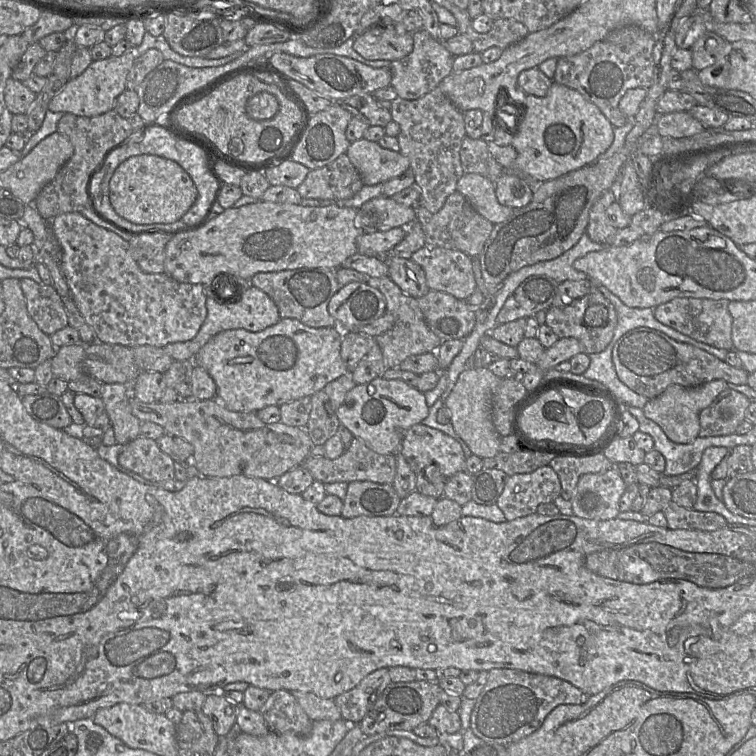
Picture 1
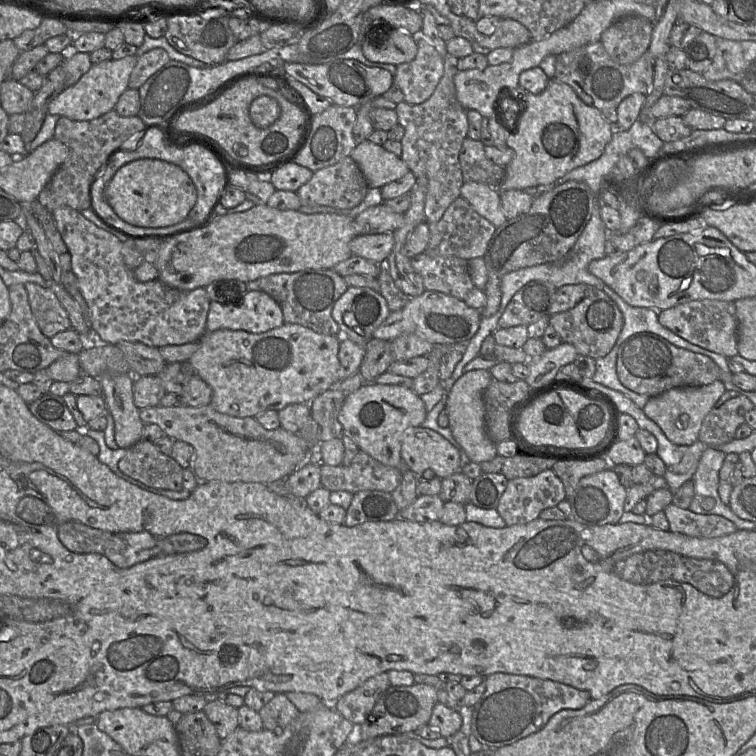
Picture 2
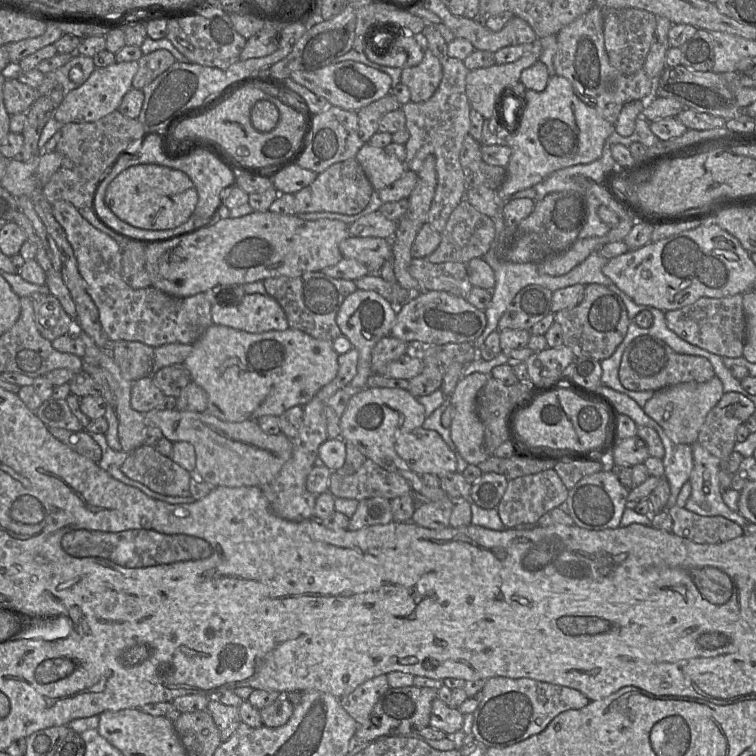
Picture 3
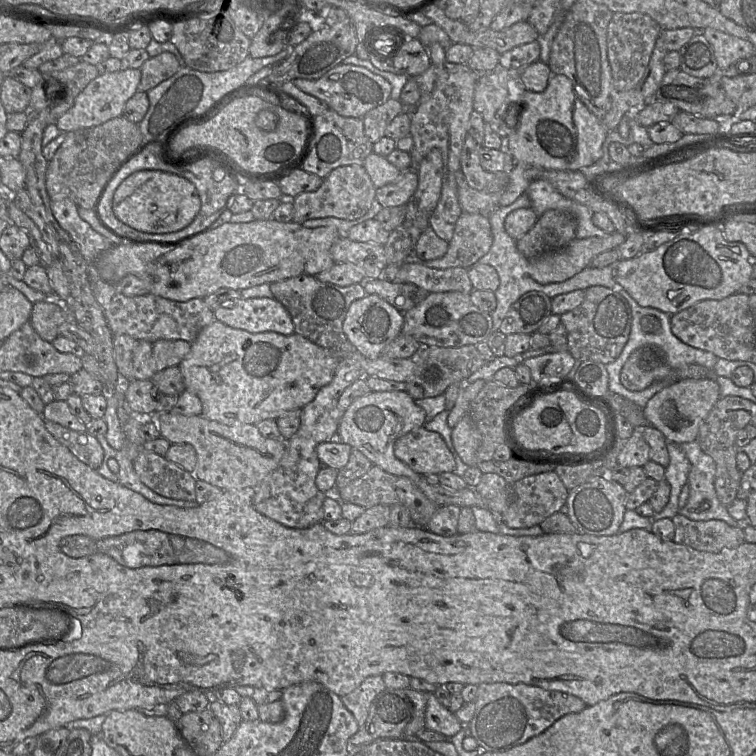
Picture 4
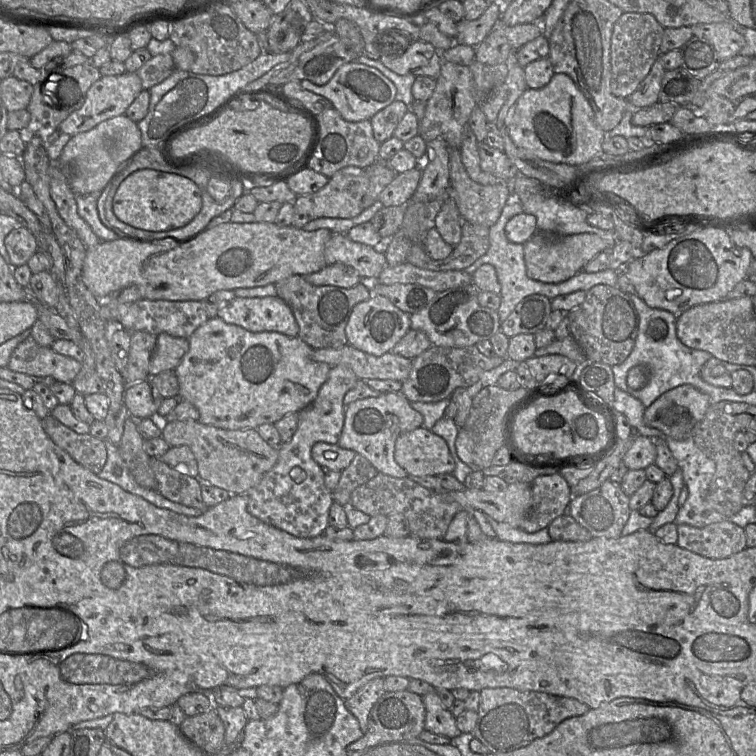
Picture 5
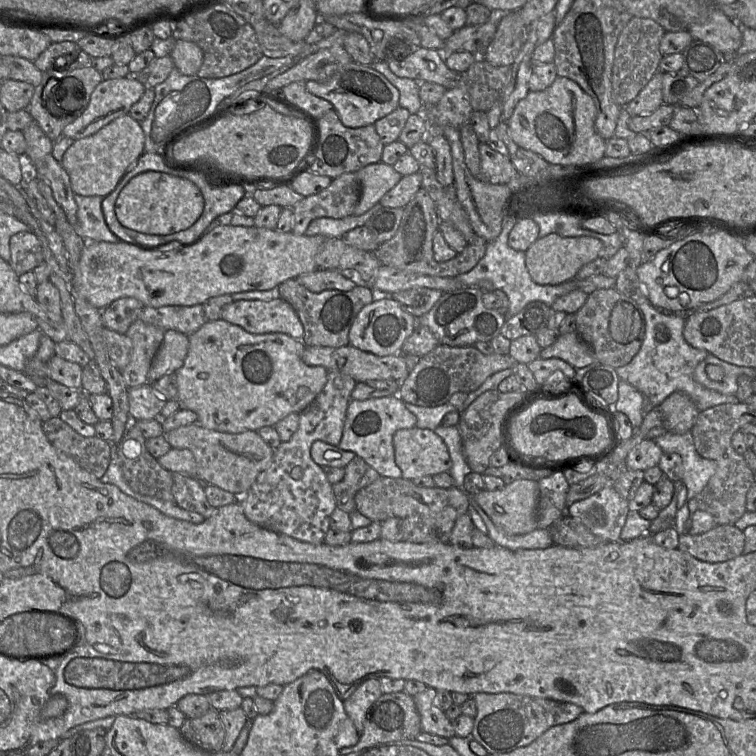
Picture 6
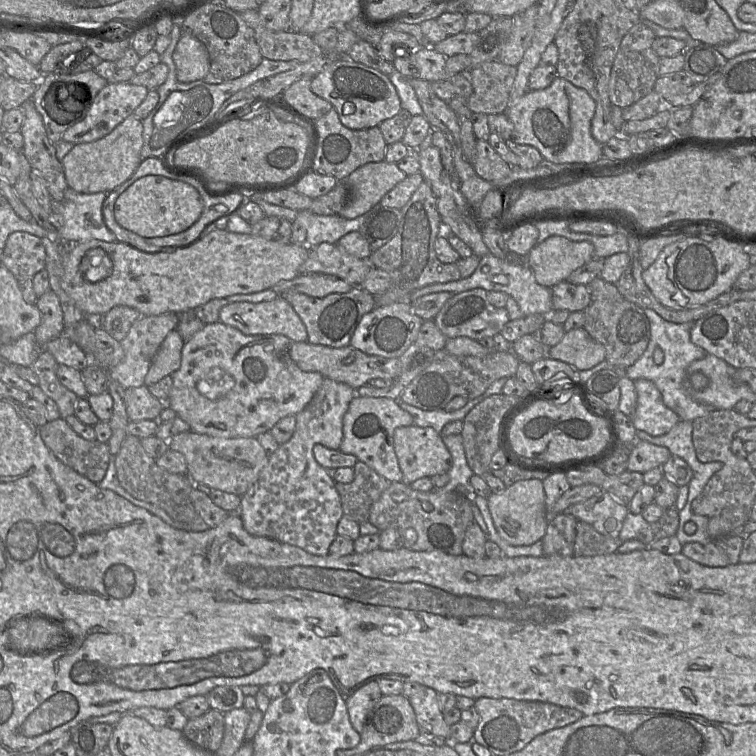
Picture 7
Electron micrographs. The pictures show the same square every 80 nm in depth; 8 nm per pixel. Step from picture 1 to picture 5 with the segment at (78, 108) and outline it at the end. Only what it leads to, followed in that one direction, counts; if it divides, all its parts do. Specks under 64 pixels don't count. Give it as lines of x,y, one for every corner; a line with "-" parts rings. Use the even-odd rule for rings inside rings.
136,72
121,75
101,76
88,89
82,106
72,112
60,125
59,131
70,136
86,132
112,117
124,115
127,108
143,90
141,79

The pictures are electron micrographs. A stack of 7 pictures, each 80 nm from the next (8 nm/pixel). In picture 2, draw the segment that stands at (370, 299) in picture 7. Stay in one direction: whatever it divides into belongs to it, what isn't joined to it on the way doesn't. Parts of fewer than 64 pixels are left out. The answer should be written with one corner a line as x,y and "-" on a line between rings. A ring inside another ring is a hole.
305,269
294,273
271,274
256,281
260,289
280,305
285,323
299,324
324,335
338,336
341,341
342,335
332,317
332,309
348,285
333,269

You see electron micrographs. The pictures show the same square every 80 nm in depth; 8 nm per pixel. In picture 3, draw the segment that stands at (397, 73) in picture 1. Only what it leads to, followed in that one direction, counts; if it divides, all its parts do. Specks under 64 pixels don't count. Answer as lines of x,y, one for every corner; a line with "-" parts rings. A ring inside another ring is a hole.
425,48
424,57
418,65
402,69
401,83
409,88
411,102
425,102
437,90
442,75
439,59

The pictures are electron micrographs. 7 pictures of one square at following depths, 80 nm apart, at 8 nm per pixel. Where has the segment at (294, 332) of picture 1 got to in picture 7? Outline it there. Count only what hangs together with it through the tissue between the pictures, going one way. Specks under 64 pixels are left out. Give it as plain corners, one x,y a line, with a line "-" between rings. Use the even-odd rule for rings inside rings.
217,321
189,338
182,349
181,365
171,376
173,385
166,405
190,426
190,430
220,438
257,437
269,432
282,418
301,412
324,382
319,372
306,372
290,358
292,340
282,334
246,335

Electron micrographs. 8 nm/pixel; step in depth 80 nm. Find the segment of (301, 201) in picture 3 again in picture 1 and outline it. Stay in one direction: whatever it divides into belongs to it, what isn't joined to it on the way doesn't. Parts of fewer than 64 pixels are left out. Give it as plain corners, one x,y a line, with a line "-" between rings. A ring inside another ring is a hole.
347,153
330,164
312,169
296,188
302,198
344,200
354,197
364,186

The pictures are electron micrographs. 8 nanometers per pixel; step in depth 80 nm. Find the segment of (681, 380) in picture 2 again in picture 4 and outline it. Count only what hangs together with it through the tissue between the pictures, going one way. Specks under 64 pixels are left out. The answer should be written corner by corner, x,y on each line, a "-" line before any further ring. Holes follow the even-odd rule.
654,345
635,350
622,367
620,380
630,391
642,391
659,381
681,379
706,379
717,377
702,365
692,364
673,371
667,364
663,351

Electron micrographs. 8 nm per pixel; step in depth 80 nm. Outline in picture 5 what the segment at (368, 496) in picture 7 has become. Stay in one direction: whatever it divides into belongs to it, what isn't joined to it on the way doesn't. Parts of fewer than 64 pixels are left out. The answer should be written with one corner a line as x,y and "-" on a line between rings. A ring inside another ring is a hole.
356,454
351,464
341,471
341,477
332,492
334,502
344,507
350,505
352,492
378,474
378,470
362,455

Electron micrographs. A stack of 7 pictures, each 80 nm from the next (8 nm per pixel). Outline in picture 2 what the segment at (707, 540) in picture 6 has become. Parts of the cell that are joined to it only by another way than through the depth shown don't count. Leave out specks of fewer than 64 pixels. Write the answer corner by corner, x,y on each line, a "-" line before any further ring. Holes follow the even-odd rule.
674,504
668,505
664,513
669,530
696,538
714,538
732,534
738,530
733,522
720,515
702,515

